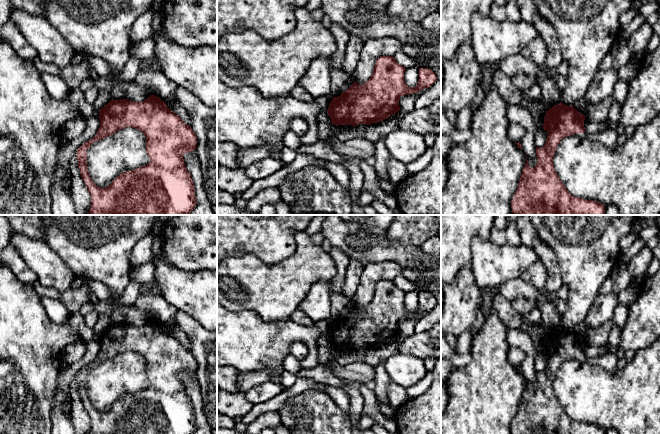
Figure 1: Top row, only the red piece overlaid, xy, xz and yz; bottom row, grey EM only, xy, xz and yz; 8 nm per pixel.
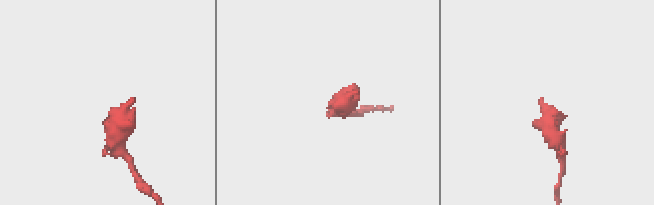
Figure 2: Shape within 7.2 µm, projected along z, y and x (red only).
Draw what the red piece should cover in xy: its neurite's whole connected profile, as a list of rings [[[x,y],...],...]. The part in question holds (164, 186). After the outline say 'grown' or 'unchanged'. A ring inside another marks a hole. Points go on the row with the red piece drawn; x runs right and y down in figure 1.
[[[150,95],[142,102],[128,99],[112,99],[99,111],[100,127],[96,135],[77,149],[78,167],[81,177],[91,195],[91,206],[88,215],[187,215],[196,206],[193,180],[184,163],[184,154],[196,149],[197,137],[192,128],[172,112],[159,97]],[[126,127],[140,130],[146,136],[146,152],[150,158],[147,165],[118,175],[105,188],[98,187],[91,179],[87,166],[87,149],[96,141],[114,134]]]; unchanged

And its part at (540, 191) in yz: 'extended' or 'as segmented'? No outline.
as segmented

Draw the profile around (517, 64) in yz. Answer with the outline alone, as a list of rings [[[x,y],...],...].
[[[522,53],[504,58],[499,62],[499,66],[500,70],[510,78],[519,74],[539,78],[542,74],[545,74],[545,67],[537,65],[529,58],[524,57]]]

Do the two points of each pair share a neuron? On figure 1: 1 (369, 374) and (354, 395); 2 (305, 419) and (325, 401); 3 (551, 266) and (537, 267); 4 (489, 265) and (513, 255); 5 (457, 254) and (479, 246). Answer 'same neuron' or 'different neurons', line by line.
1: different neurons
2: different neurons
3: different neurons
4: same neuron
5: different neurons

